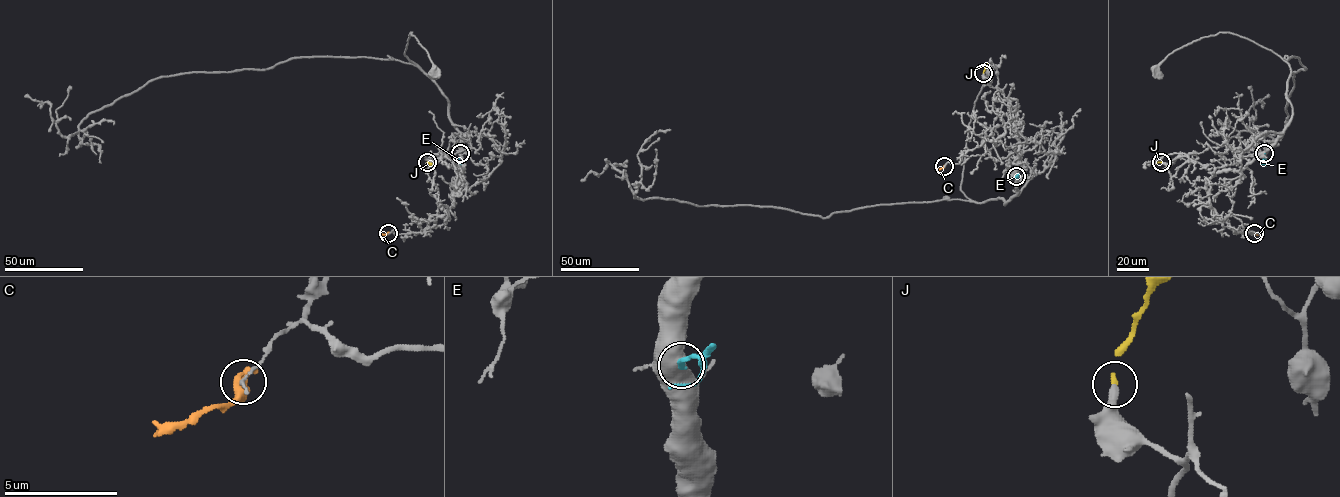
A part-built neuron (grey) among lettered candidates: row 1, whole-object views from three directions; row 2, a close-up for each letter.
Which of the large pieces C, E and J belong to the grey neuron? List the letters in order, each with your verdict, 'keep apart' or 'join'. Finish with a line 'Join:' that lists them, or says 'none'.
C: keep apart
E: keep apart
J: join
Join: J

